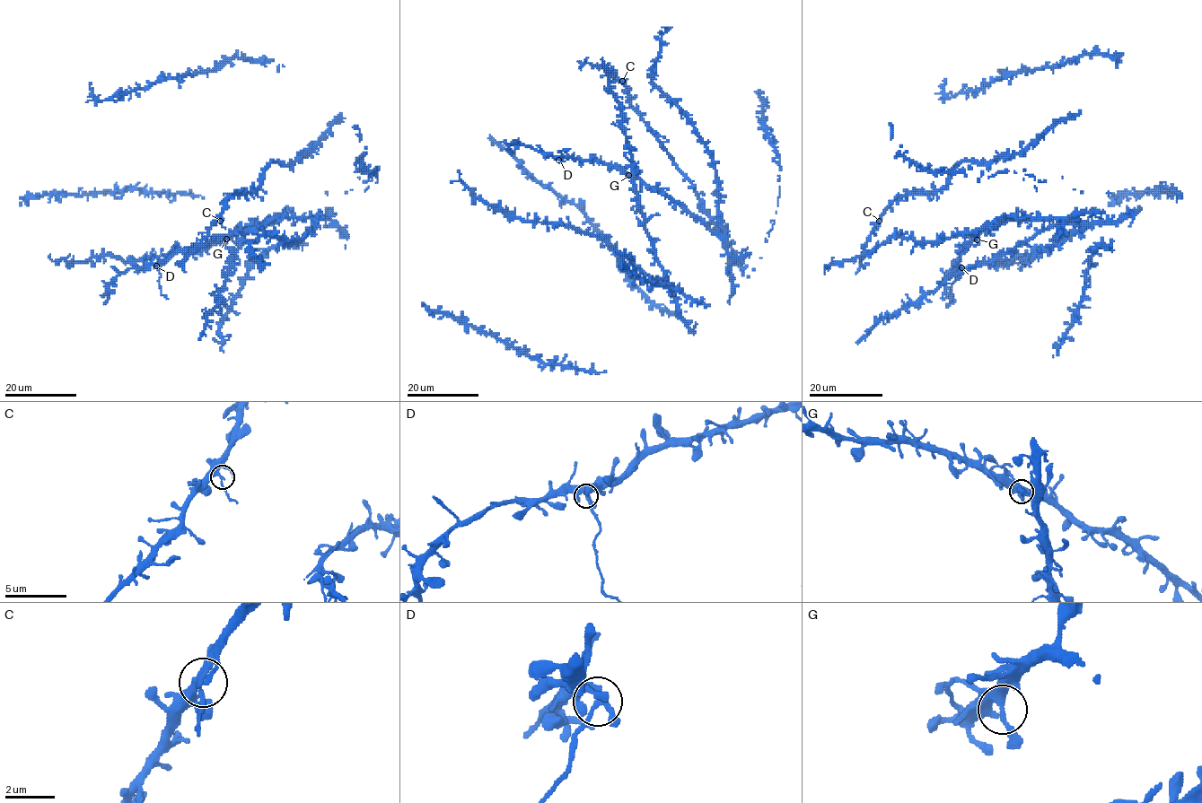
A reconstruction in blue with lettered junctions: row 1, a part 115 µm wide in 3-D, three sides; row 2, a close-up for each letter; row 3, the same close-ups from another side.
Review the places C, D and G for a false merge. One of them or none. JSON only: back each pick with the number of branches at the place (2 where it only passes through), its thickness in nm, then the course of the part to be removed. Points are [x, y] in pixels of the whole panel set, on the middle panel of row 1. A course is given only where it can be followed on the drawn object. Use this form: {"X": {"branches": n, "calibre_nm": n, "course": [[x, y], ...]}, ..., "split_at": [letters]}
{"D": {"branches": 3, "calibre_nm": 190, "course": [[558, 160], [563, 150], [571, 149]]}, "split_at": ["D"]}

